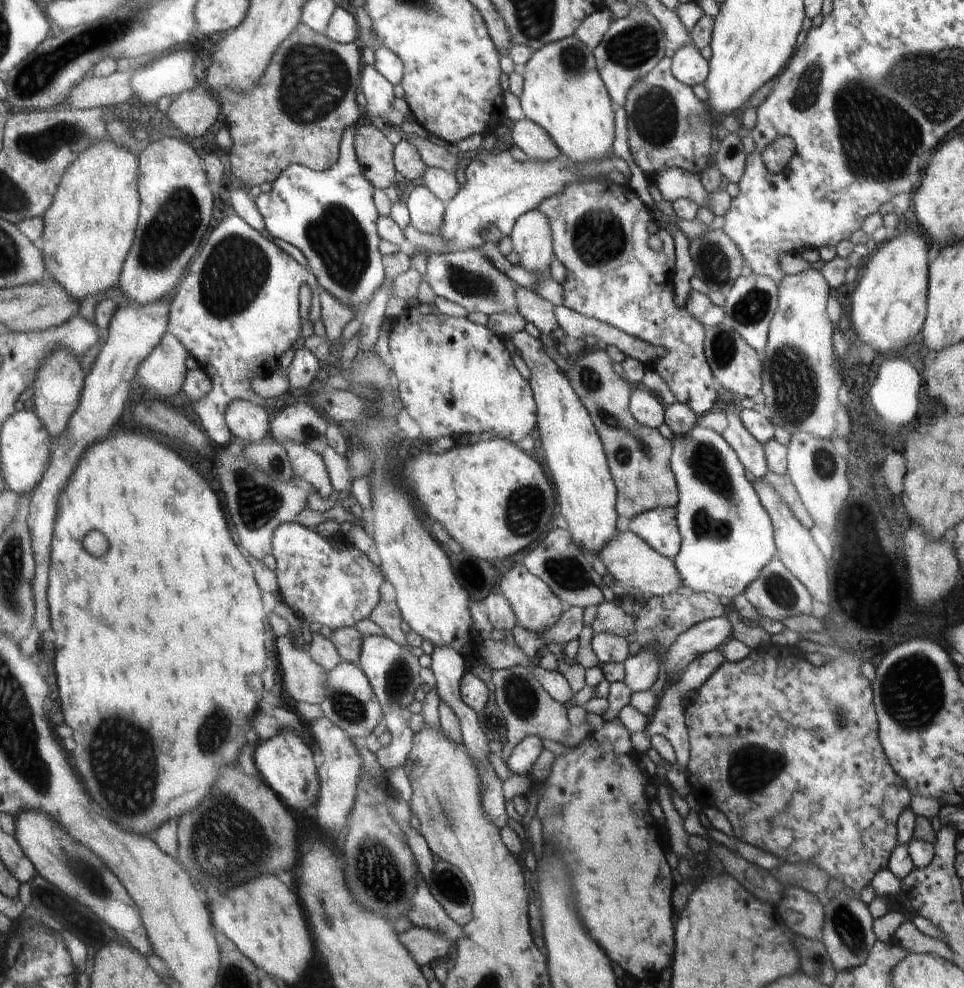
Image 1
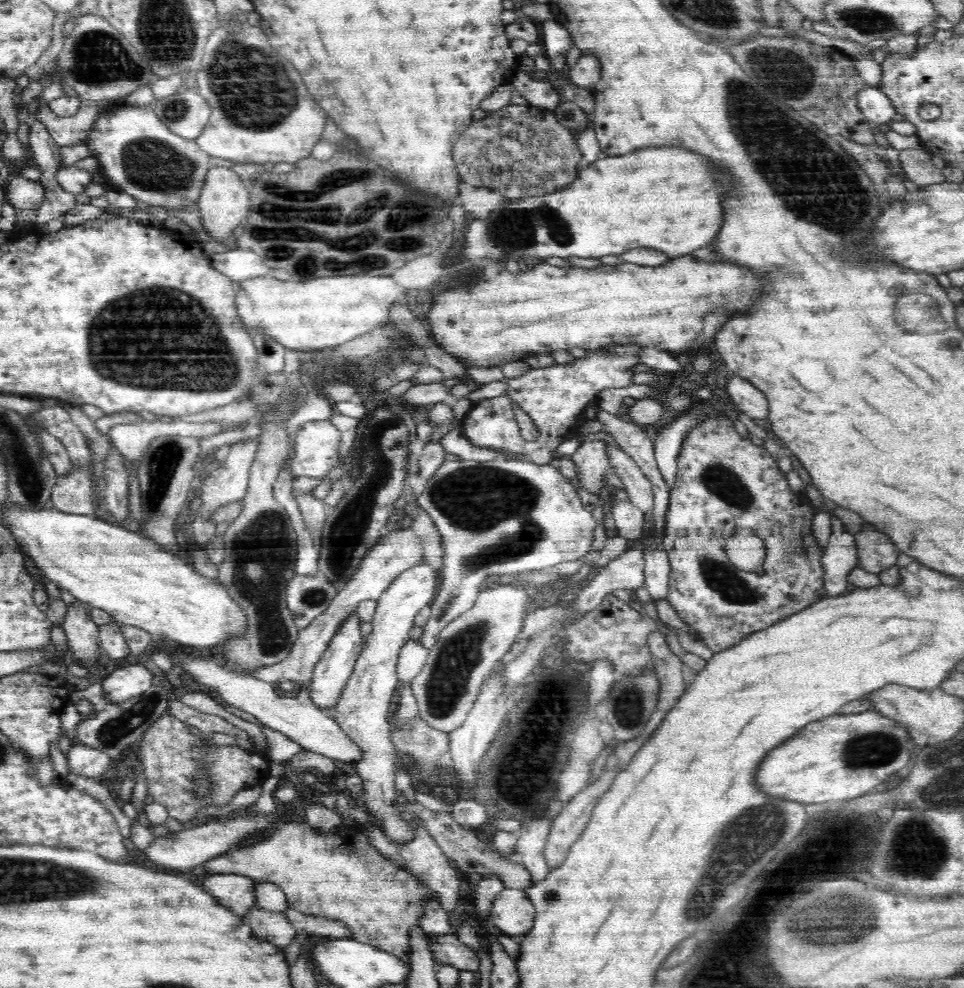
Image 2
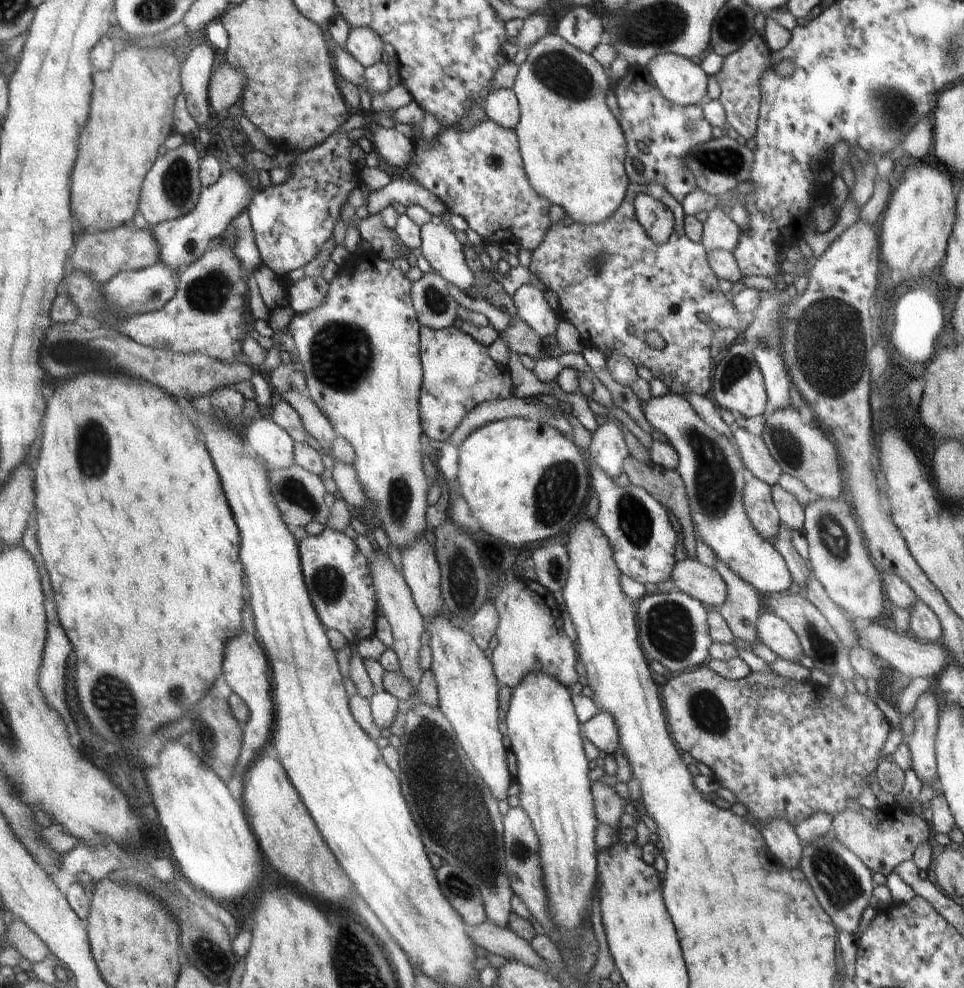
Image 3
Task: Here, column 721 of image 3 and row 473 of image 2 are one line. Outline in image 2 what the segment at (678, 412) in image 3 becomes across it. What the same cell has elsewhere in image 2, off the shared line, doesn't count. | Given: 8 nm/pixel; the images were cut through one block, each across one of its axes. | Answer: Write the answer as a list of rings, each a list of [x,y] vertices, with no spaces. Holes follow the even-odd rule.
[[[500,458],[484,462],[444,460],[440,468],[428,478],[424,492],[418,496],[418,504],[432,518],[444,546],[442,586],[428,606],[429,620],[423,626],[424,634],[419,639],[428,650],[437,644],[437,635],[446,625],[474,606],[486,576],[532,572],[560,562],[580,560],[582,556],[588,555],[594,542],[596,520],[592,512],[584,509],[568,477],[553,466],[534,464],[524,459]]]

